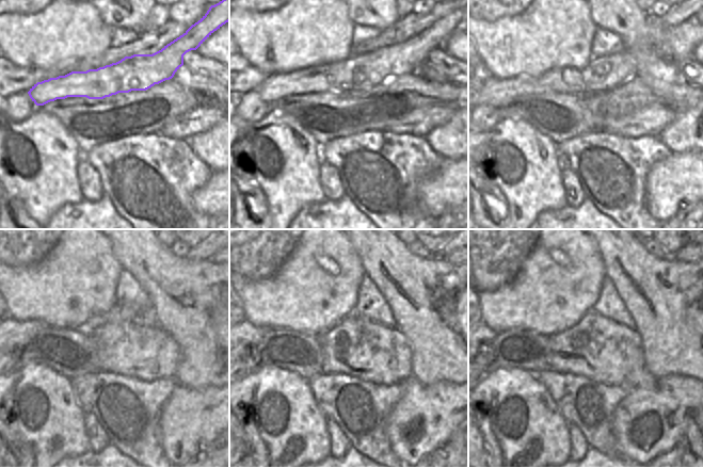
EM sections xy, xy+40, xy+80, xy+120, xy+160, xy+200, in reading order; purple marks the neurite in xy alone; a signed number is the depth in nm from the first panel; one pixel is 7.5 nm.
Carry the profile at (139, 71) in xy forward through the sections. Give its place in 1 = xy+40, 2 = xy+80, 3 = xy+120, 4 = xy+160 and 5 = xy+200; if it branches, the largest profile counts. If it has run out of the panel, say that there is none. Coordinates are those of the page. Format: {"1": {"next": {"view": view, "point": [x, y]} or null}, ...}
{"1": {"next": {"view": "xy+40", "point": [364, 73]}}, "2": {"next": {"view": "xy+80", "point": [603, 73]}}, "3": {"next": {"view": "xy+120", "point": [12, 334]}}, "4": {"next": {"view": "xy+160", "point": [251, 334]}}, "5": {"next": {"view": "xy+200", "point": [490, 334]}}}

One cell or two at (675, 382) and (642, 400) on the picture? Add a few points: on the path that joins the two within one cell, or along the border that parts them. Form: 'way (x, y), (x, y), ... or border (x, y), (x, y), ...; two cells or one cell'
way (667, 386), (651, 400); one cell

